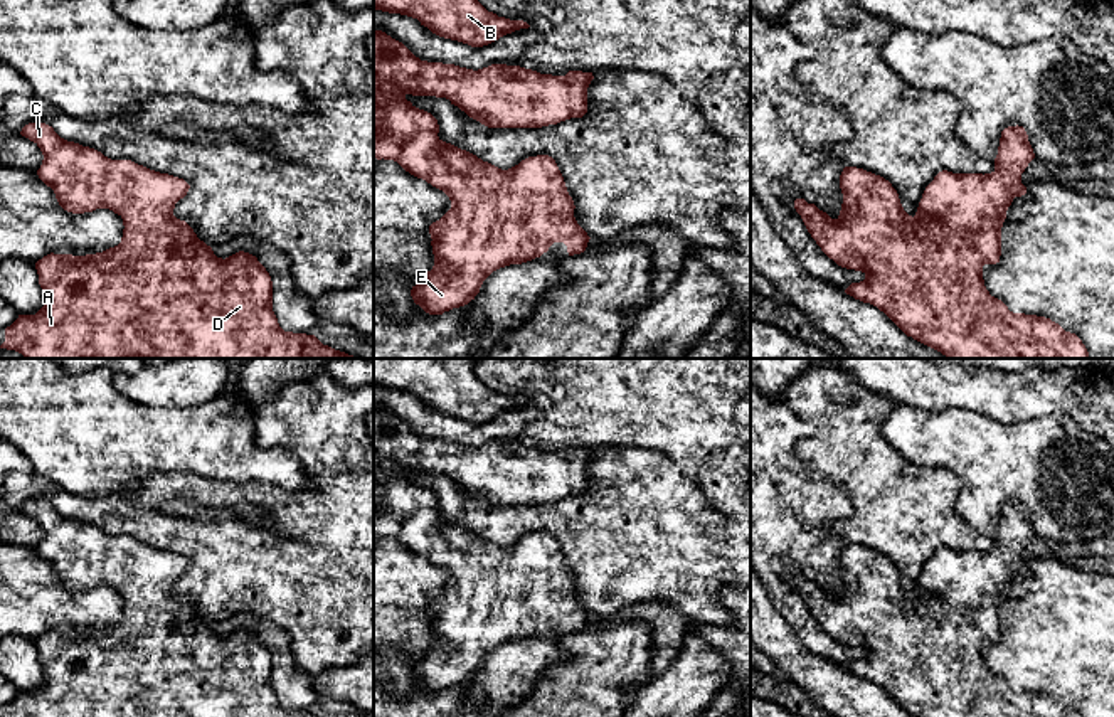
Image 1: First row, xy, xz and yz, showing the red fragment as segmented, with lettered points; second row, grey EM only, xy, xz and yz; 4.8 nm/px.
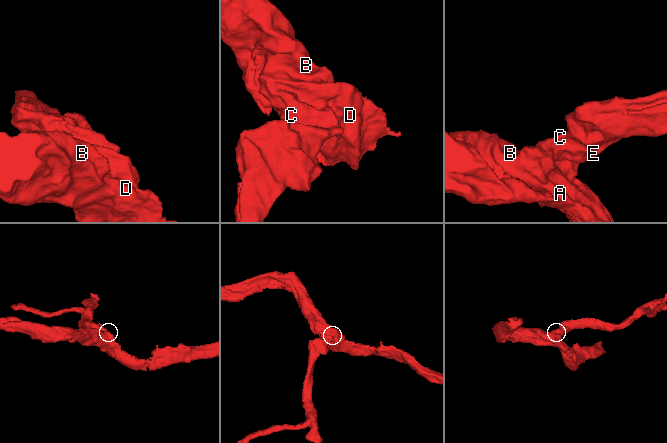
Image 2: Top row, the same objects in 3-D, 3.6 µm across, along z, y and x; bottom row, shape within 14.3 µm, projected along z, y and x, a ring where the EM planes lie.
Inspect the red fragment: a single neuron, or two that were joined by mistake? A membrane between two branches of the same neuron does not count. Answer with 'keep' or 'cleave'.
keep

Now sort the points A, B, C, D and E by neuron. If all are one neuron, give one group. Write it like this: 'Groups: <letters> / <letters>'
Groups: A B C D E

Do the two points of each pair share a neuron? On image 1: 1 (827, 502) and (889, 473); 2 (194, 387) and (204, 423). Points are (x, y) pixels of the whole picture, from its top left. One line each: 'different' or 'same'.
1: different
2: different

